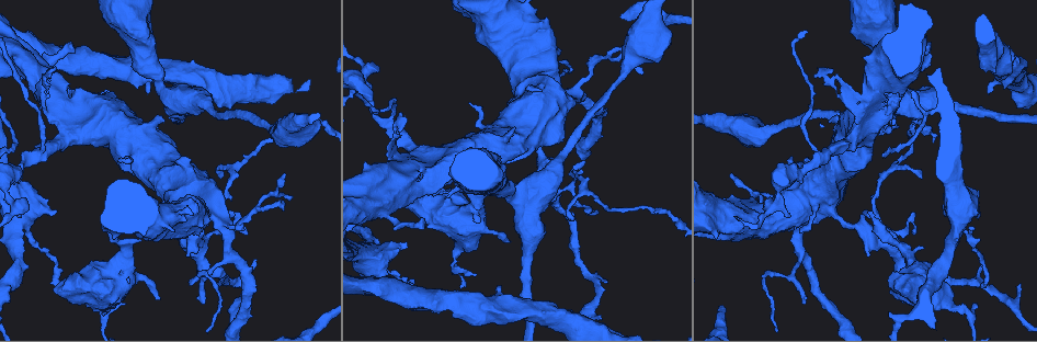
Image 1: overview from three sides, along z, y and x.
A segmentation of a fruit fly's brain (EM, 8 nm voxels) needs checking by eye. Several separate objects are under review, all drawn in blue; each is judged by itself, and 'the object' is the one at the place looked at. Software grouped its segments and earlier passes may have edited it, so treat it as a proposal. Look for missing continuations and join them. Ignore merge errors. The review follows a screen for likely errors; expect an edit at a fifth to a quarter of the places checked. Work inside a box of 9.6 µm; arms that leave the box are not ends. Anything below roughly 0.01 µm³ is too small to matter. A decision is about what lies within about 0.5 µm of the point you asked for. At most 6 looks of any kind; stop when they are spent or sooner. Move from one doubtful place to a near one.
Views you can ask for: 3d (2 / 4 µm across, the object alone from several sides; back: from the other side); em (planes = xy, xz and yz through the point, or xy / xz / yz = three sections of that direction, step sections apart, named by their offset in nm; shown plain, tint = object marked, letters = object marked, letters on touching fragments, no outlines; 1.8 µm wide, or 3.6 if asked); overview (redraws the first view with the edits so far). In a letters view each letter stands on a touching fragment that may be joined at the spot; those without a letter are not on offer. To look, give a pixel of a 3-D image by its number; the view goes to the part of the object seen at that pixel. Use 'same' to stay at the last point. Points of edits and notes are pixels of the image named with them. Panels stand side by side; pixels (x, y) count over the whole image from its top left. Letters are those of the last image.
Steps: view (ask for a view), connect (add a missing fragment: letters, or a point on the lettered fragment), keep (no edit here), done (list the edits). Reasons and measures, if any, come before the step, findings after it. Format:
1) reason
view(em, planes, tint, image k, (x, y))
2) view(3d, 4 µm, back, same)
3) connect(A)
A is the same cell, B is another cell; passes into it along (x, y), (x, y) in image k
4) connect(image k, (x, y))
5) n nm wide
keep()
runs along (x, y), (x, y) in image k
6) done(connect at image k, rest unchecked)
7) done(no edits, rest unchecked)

sudden change in width
view(em, 3.6 µm, planes, letters, image 1, (202, 102))

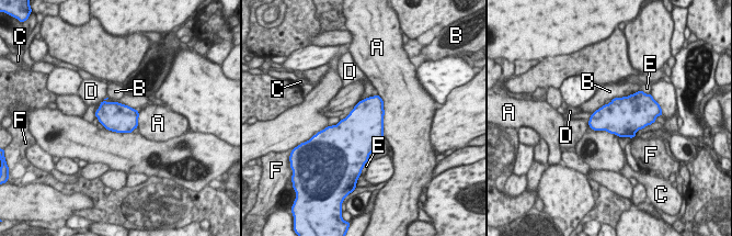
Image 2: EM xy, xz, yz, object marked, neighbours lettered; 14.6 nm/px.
keep()
A, B, C, D, E and F are other cells; border along (636, 91), (612, 100) in image 2; no lettered fragment goes on from it

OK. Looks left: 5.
calibre changes
view(em, planes, plain, image 1, (899, 270))

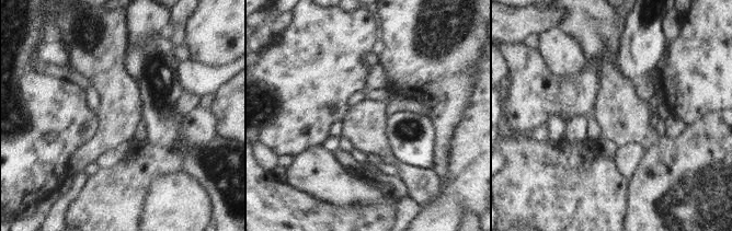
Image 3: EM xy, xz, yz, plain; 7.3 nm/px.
view(em, planes, tint, same)

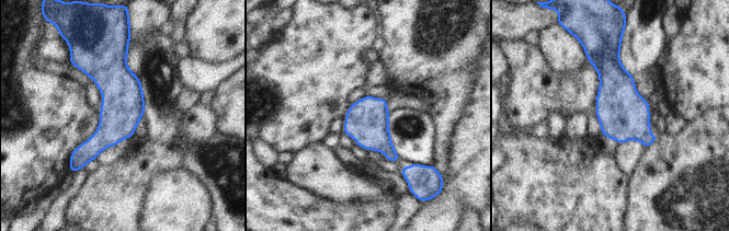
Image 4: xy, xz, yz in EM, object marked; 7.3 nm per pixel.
view(em, planes, letters, same)

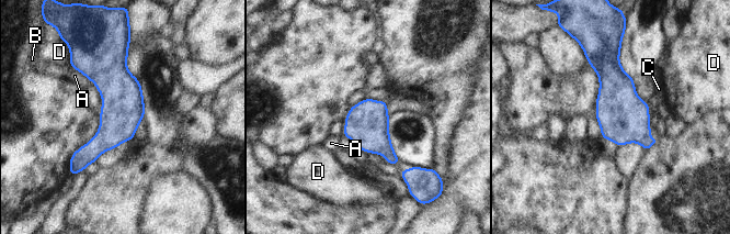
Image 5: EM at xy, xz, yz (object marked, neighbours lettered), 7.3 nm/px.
A touches over 180 nm
keep()
A, B, C and D are other cells; border along (71, 66), (90, 81) in image 5; none of them fits

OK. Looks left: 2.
stops while still wide
view(em, 3.6 µm, yz, step 8, letters, image 1, (139, 240))

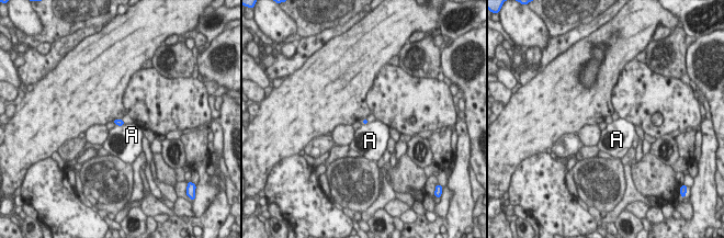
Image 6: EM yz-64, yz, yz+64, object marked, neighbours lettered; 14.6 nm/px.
keep()
A is another cell; border along (115, 124), (124, 125) in image 6; none of them fits

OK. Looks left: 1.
done(no edits, rest unchecked)

